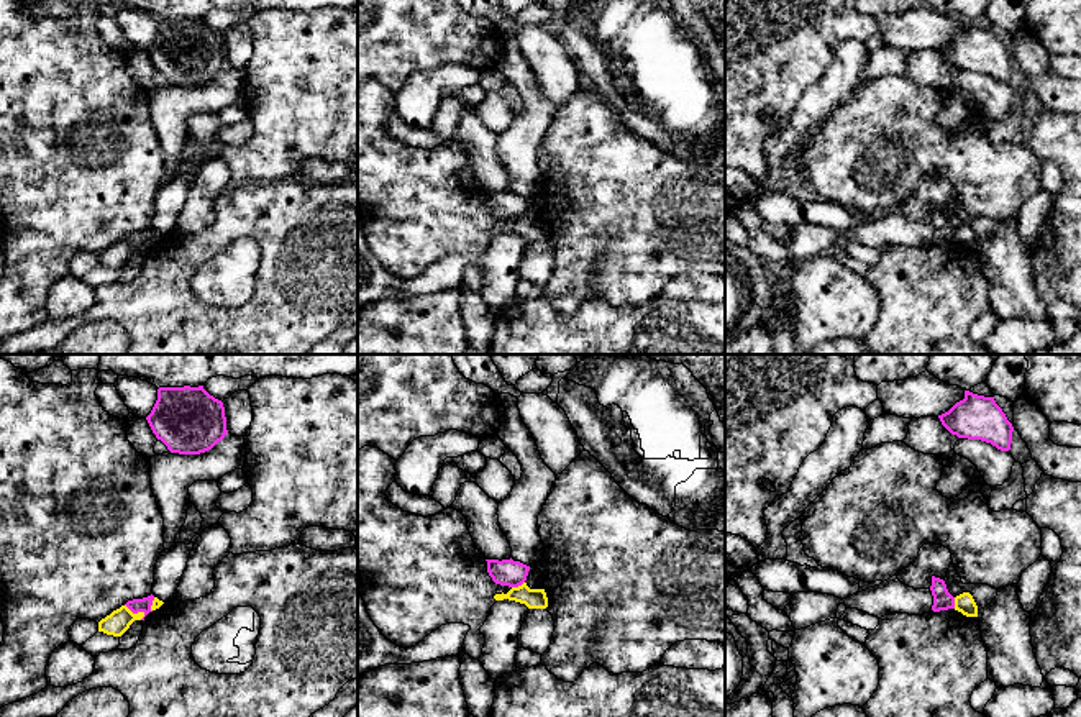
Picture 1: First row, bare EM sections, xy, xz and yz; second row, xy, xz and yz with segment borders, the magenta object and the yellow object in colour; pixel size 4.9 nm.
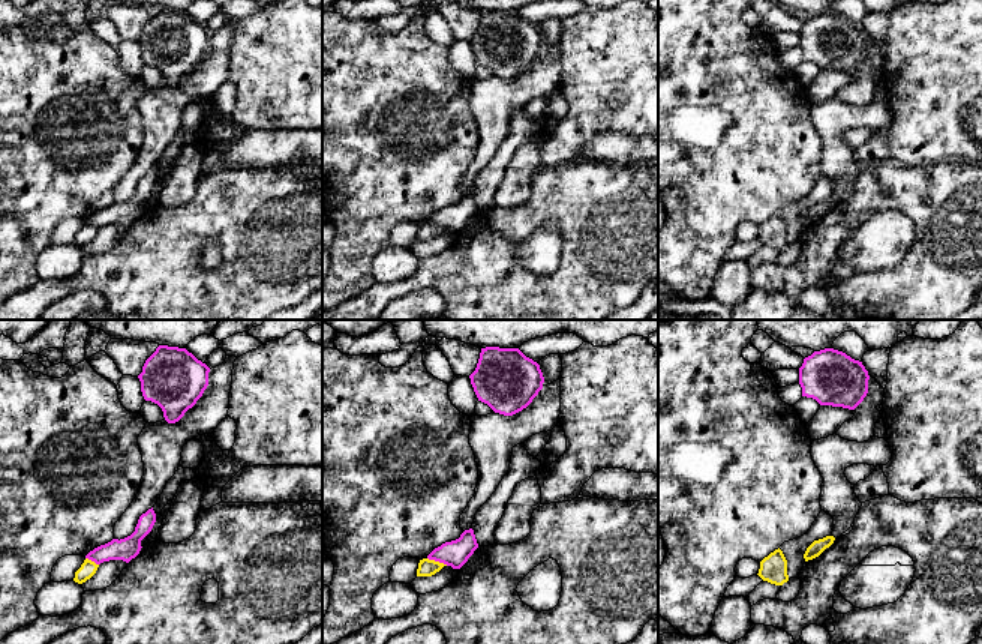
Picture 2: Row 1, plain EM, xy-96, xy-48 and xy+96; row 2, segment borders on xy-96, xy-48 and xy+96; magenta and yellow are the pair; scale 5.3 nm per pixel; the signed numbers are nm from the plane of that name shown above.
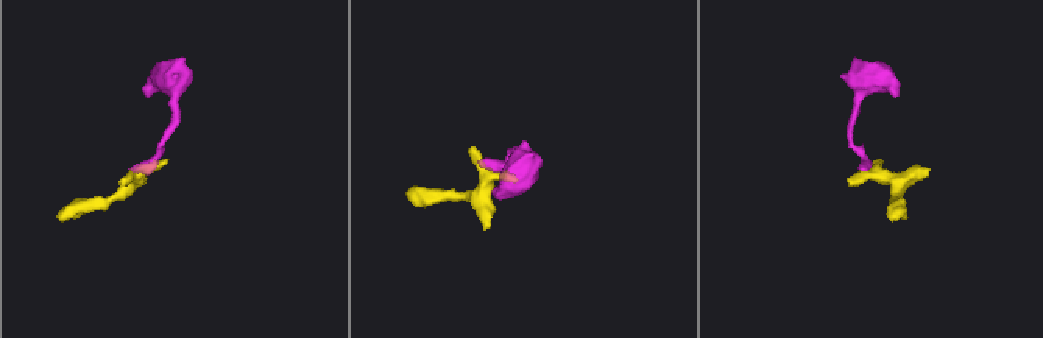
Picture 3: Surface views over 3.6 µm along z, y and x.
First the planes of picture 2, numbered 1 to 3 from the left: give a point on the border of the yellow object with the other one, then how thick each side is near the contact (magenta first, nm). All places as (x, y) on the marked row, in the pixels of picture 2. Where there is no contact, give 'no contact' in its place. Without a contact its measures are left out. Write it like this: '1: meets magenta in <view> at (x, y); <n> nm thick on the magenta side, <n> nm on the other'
1: meets magenta in xy-96 at (92, 560); 120 nm thick on the magenta side, 90 nm on the other
2: meets magenta in xy-48 at (438, 560); 140 nm thick on the magenta side, 100 nm on the other
3: no contact

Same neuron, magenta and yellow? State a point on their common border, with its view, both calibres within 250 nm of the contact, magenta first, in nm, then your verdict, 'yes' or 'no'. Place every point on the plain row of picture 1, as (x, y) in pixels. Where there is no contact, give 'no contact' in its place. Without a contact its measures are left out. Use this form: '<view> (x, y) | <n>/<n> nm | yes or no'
xy (135, 245) | 70/120 nm | no

